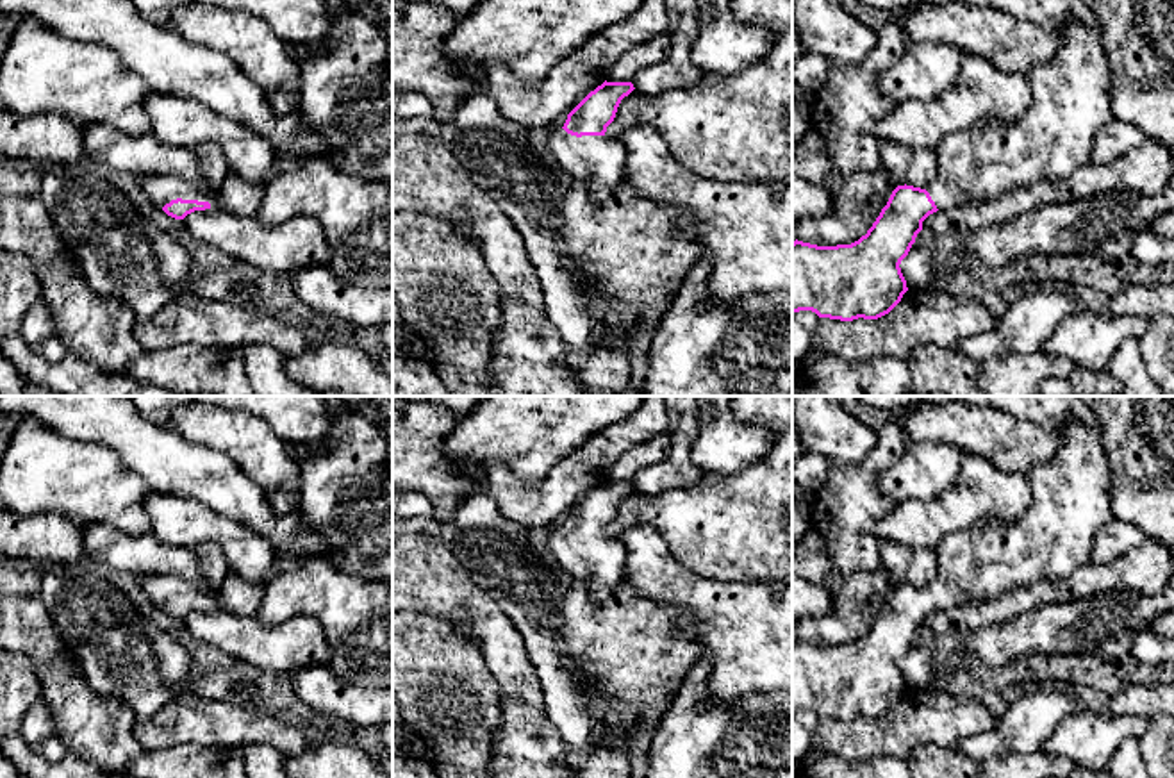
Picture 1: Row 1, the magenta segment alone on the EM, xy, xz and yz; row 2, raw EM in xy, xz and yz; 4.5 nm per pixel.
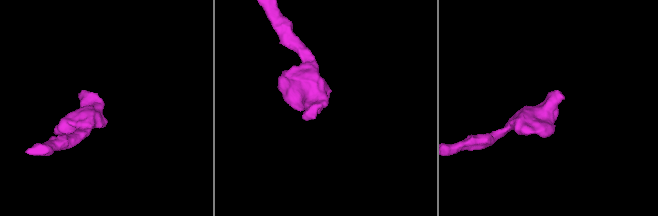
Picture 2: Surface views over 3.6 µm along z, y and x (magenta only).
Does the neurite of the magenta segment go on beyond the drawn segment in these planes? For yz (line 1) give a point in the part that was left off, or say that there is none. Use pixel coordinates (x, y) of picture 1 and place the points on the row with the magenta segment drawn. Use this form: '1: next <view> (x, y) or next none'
1: next yz (1071, 95)

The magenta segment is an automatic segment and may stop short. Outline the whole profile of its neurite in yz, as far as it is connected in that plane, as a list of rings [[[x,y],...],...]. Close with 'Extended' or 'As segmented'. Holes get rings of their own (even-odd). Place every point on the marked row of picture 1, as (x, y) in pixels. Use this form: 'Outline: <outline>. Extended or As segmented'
Outline: [[[1076,18],[1062,21],[1063,46],[1046,64],[1035,64],[1026,79],[1033,102],[1015,121],[992,116],[967,132],[942,139],[937,177],[924,187],[897,186],[880,216],[851,244],[817,246],[792,243],[792,314],[812,310],[819,318],[853,321],[889,314],[908,291],[901,261],[908,255],[922,221],[937,211],[951,211],[999,196],[1008,189],[1038,180],[1063,180],[1090,162],[1094,139],[1112,116],[1110,91],[1117,84],[1095,29]]]. Extended

